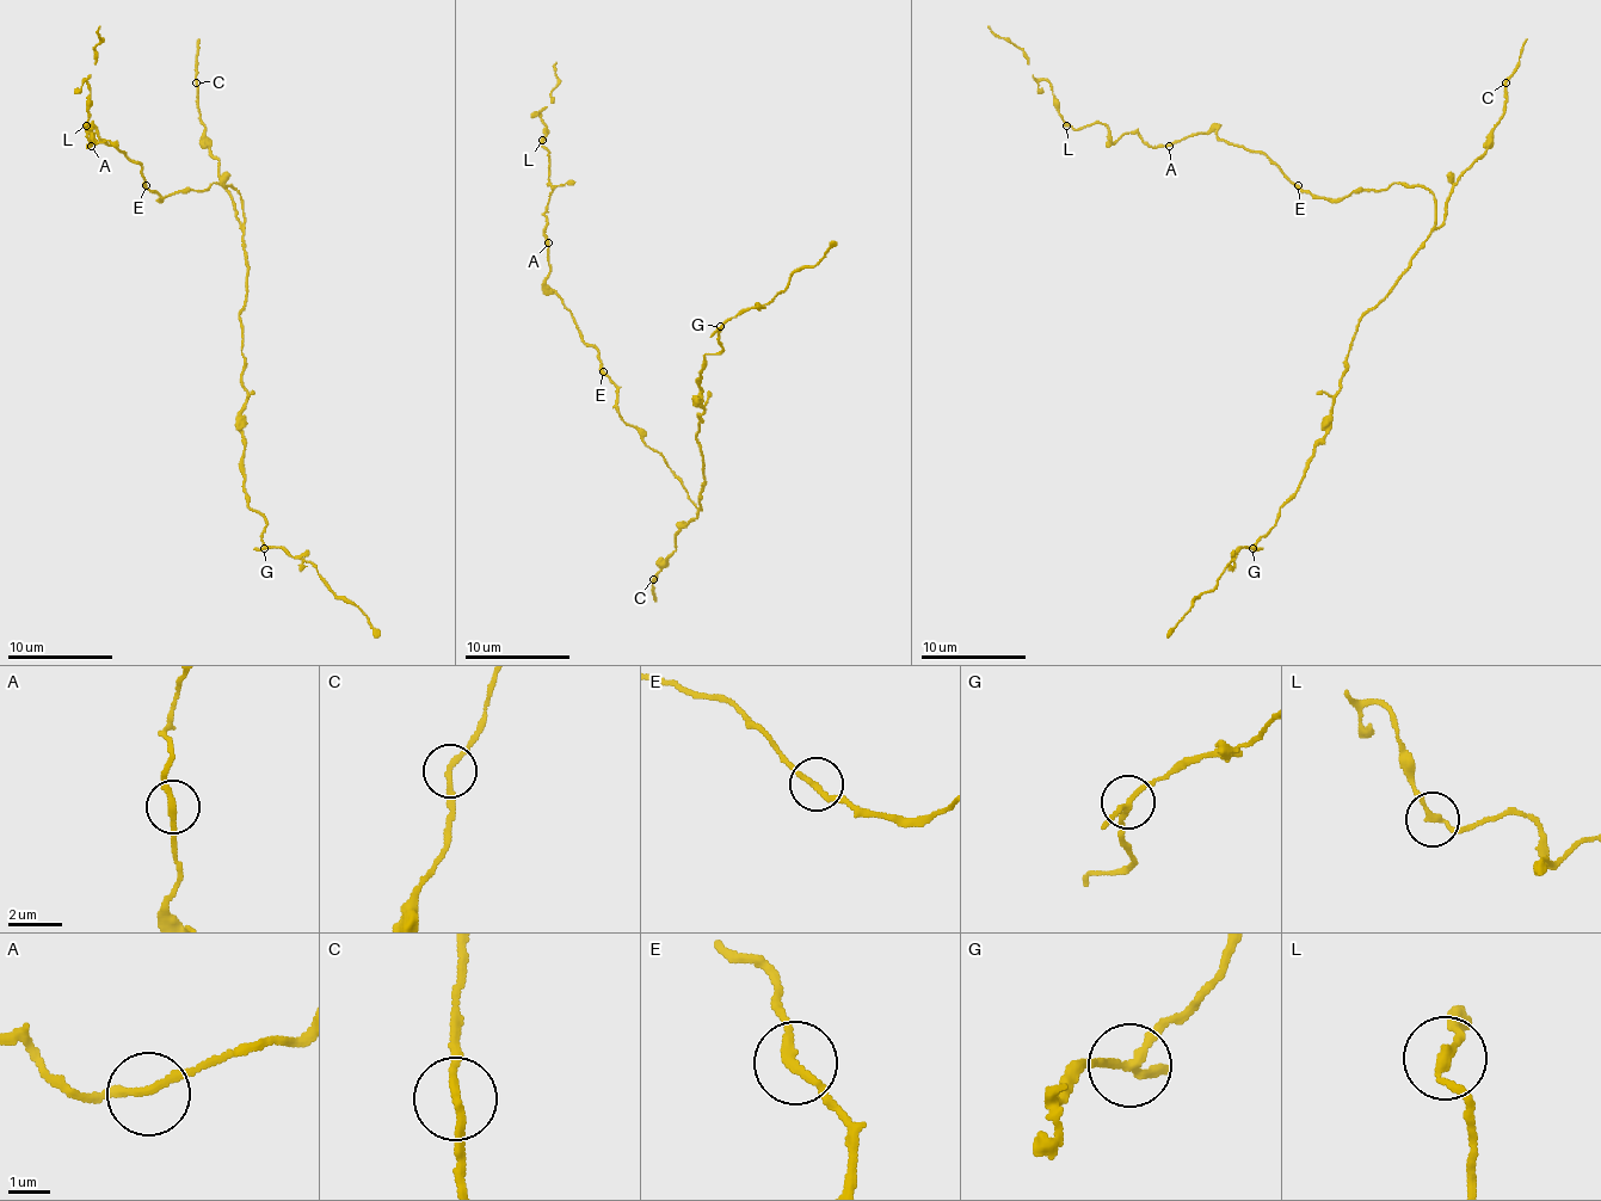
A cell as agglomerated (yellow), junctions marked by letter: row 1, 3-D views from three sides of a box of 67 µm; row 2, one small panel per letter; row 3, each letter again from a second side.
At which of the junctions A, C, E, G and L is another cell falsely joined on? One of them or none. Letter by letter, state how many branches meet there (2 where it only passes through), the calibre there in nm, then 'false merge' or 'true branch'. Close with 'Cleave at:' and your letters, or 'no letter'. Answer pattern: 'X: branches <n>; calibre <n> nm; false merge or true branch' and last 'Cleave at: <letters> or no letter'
A: branches 2; calibre 200 nm; true branch
C: branches 2; calibre 180 nm; true branch
E: branches 2; calibre 200 nm; true branch
G: branches 3; calibre 170 nm; false merge
L: branches 2; calibre 190 nm; true branch
Cleave at: G

